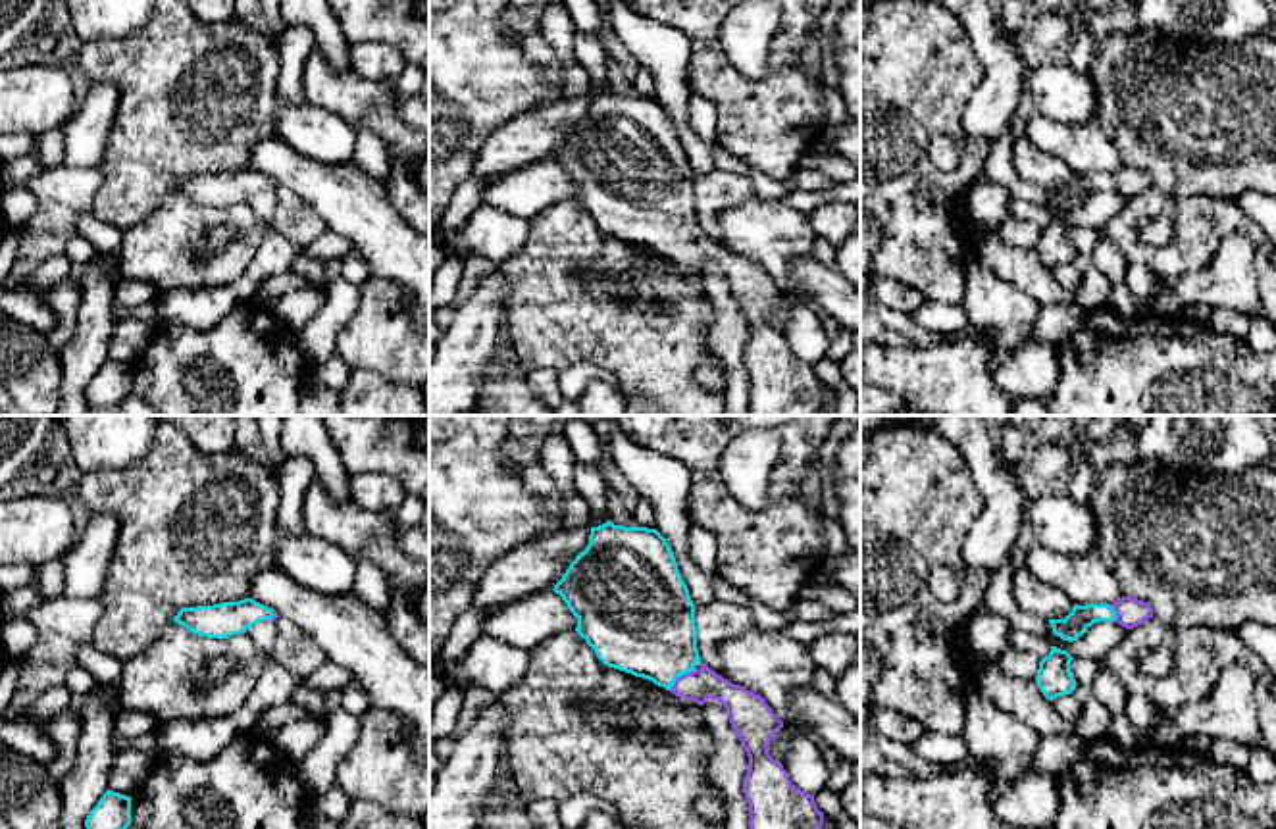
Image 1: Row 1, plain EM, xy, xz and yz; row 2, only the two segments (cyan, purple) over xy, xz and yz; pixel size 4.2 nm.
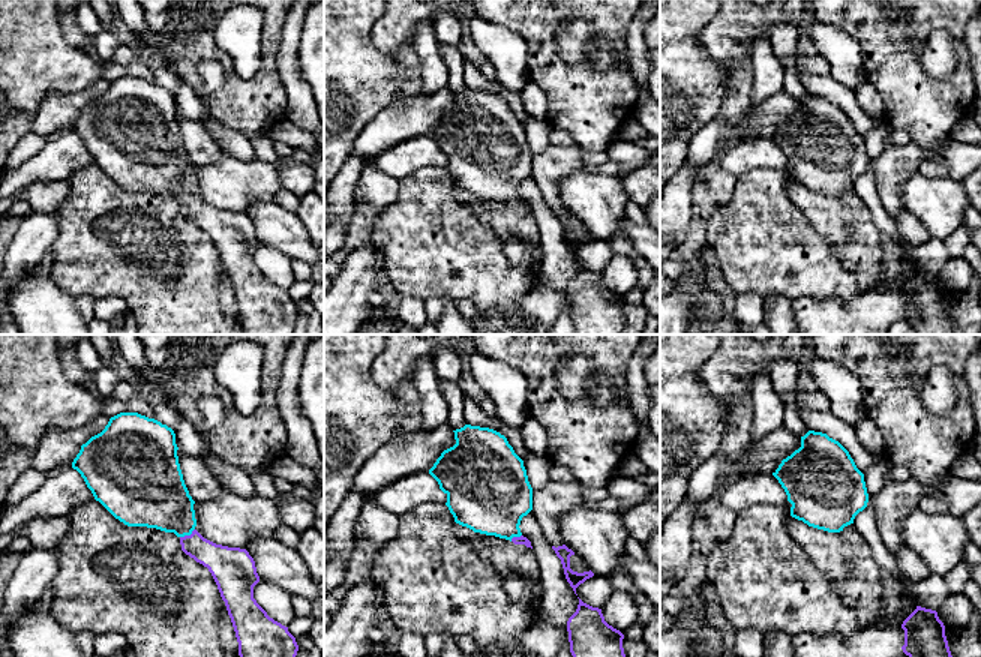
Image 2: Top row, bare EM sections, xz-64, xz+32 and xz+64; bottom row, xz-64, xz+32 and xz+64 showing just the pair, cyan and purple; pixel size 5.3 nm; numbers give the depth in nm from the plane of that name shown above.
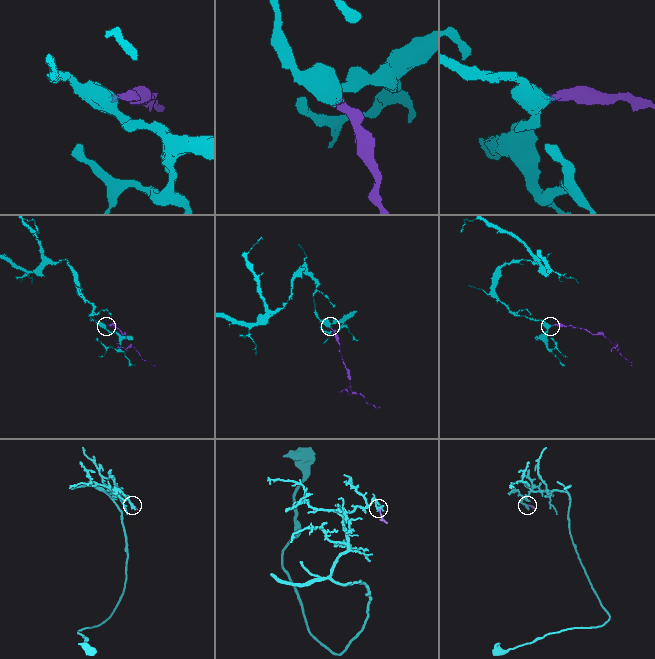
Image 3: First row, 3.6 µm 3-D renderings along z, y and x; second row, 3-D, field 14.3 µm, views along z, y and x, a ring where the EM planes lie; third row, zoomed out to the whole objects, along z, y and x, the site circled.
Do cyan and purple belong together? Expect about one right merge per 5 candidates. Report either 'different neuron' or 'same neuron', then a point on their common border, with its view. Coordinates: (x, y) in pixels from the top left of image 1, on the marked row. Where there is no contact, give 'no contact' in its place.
same neuron; contact xz (680, 676)

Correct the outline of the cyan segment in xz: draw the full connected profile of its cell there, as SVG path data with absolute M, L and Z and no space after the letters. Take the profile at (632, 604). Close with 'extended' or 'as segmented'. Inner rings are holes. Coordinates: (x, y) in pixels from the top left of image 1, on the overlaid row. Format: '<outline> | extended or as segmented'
M610 519L591 527L587 548L575 556L552 590L577 617L577 635L587 641L604 666L649 679L699 706L708 698L724 704L731 729L749 756L743 794L749 802L751 829L822 829L824 814L818 810L814 794L797 789L781 762L768 752L768 744L783 721L762 696L729 683L706 664L701 669L695 667L701 662L695 604L670 544L656 529L614 525Z | extended

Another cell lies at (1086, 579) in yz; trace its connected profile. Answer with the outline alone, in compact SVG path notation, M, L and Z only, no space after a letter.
M1035 544L1028 550L1024 567L1037 579L1060 589L1074 604L1112 604L1122 598L1122 587L1097 552L1064 556Z

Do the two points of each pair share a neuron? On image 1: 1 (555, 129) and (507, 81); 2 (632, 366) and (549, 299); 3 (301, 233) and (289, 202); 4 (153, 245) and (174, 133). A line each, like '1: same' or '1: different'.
1: different
2: same
3: same
4: different

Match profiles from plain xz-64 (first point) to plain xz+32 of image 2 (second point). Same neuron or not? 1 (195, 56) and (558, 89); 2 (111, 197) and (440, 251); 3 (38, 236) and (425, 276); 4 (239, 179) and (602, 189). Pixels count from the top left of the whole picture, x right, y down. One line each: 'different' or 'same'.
1: same
2: same
3: different
4: same

